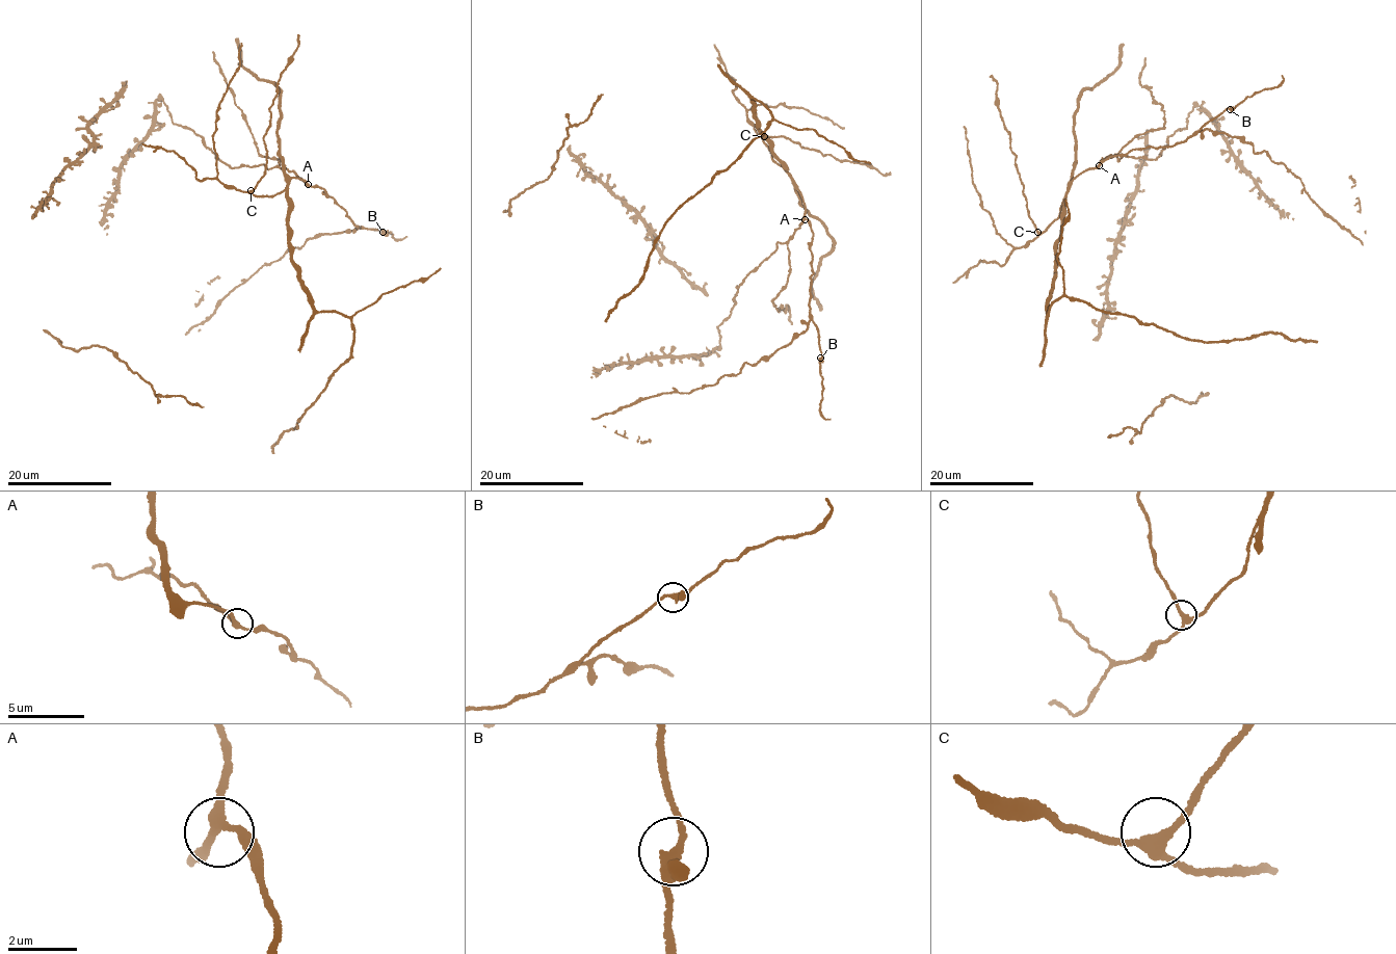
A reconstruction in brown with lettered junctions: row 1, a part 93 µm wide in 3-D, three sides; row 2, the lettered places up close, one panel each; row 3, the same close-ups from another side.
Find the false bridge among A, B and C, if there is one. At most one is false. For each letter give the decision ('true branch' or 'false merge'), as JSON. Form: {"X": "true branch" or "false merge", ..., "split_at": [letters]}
{"A": "true branch", "B": "true branch", "C": "true branch", "split_at": []}

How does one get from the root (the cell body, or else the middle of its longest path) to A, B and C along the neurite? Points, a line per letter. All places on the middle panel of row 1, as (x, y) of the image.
A: (799, 190), (806, 206), (805, 219)
B: (799, 190), (805, 218), (813, 233), (809, 305), (821, 359)
C: (799, 190), (790, 174), (771, 158), (764, 136)

